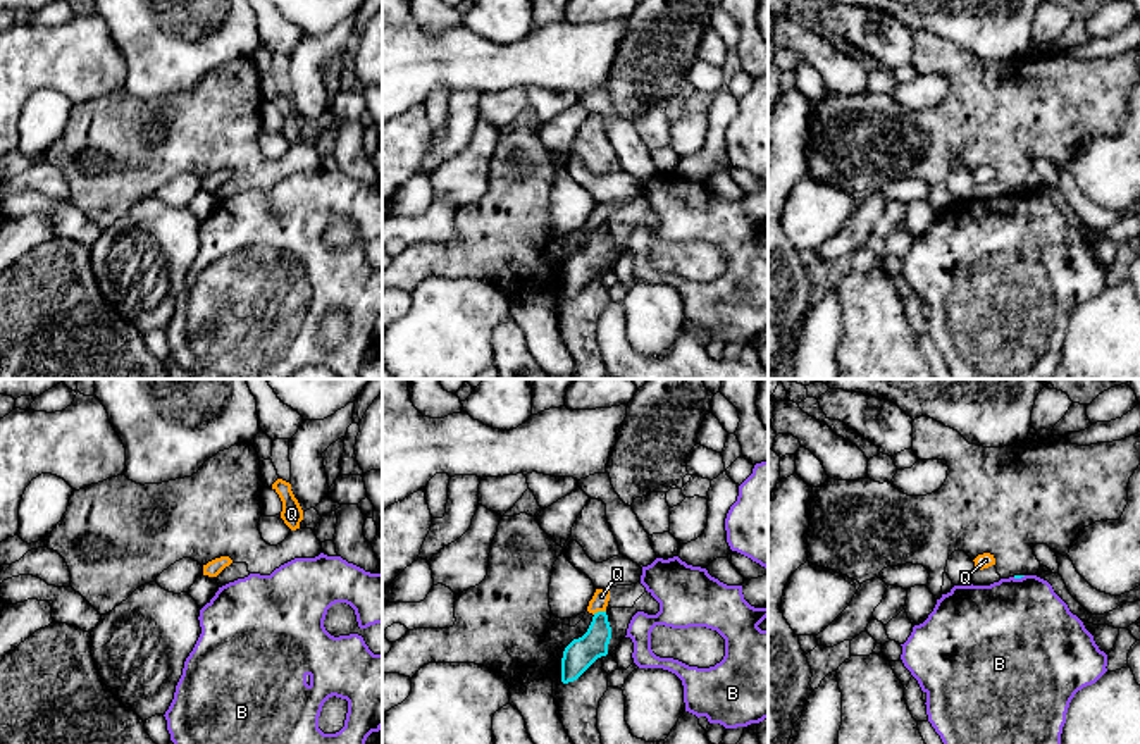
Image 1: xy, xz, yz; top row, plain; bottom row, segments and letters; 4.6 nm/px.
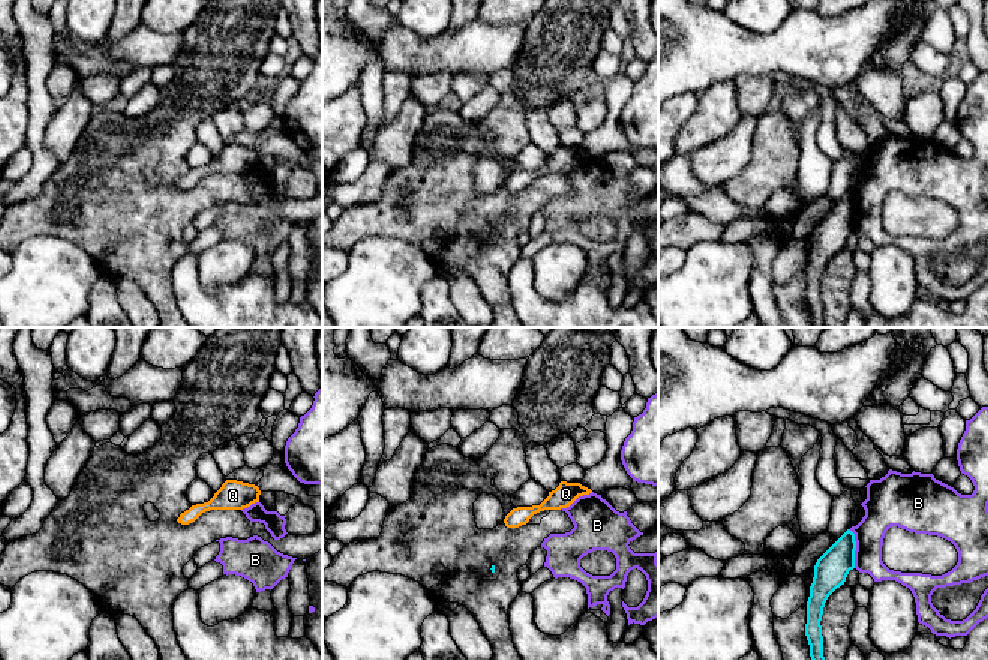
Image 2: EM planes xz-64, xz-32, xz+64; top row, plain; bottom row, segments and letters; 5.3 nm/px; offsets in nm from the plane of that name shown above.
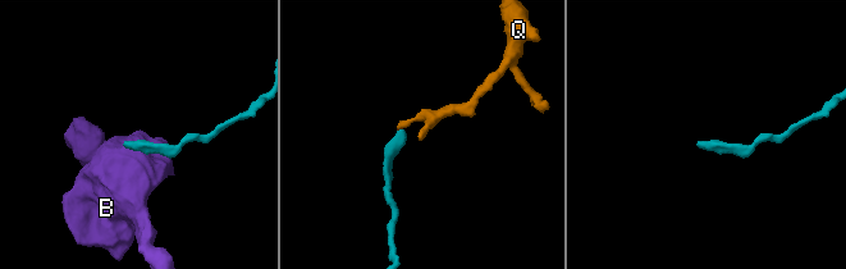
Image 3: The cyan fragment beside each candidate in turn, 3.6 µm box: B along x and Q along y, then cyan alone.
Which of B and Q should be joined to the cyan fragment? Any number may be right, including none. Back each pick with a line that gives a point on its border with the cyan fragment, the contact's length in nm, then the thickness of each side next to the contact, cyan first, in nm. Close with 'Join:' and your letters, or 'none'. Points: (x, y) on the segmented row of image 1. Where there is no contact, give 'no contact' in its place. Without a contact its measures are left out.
Join: none

